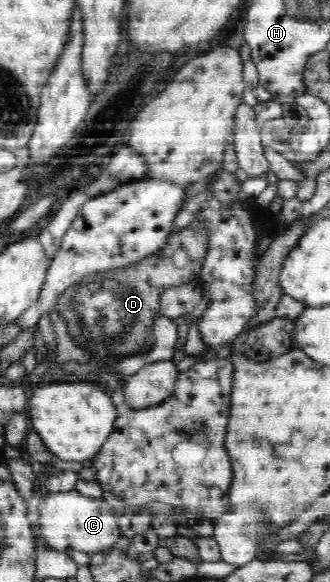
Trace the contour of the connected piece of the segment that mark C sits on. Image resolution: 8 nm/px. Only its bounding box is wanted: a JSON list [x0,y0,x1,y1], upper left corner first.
[34,489,122,553]

